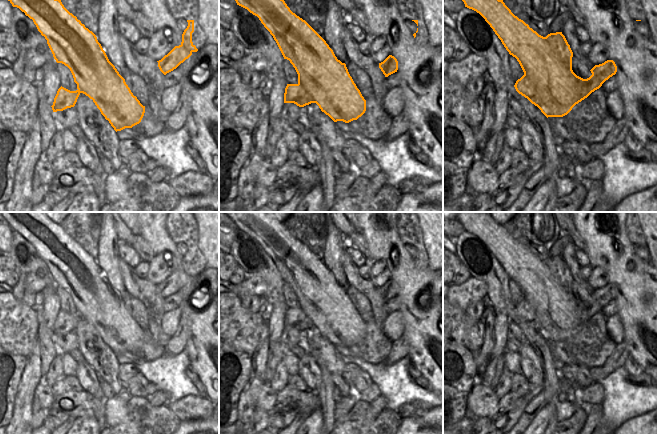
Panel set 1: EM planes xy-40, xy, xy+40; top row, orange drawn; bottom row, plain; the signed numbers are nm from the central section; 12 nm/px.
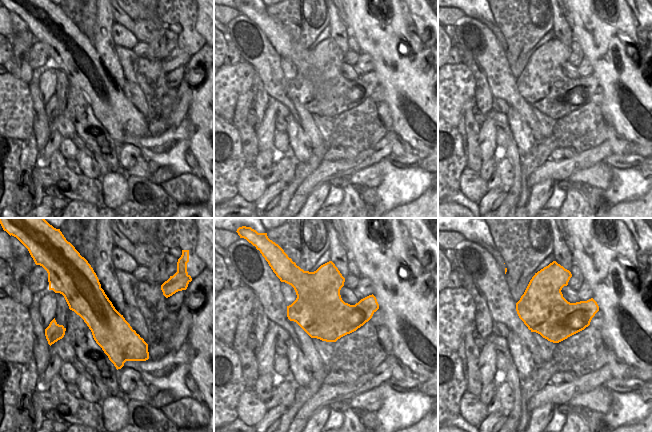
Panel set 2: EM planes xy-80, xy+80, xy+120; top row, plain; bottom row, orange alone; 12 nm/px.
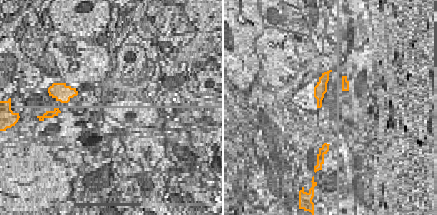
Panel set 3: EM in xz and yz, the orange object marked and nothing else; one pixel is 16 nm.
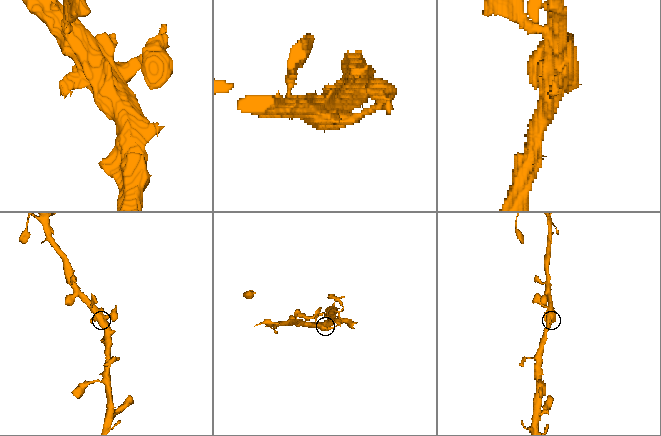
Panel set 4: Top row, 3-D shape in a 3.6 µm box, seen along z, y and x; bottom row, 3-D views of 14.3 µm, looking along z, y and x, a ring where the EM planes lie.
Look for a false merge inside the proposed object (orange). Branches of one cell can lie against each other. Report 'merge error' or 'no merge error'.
no merge error

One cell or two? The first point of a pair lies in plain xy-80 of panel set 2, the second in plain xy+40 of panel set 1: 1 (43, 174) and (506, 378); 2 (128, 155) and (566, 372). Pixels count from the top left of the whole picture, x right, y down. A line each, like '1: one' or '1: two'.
1: two
2: one

